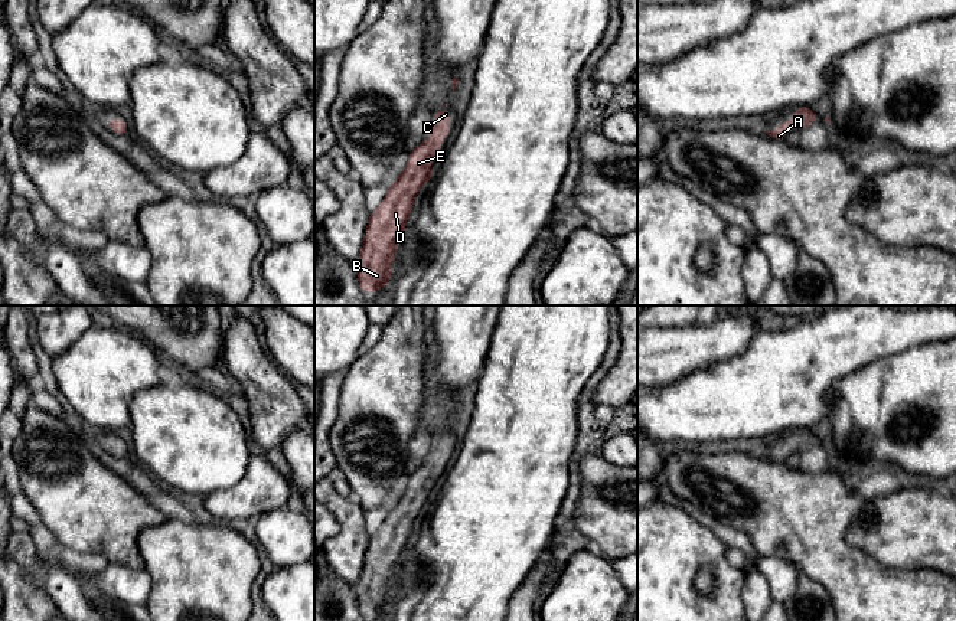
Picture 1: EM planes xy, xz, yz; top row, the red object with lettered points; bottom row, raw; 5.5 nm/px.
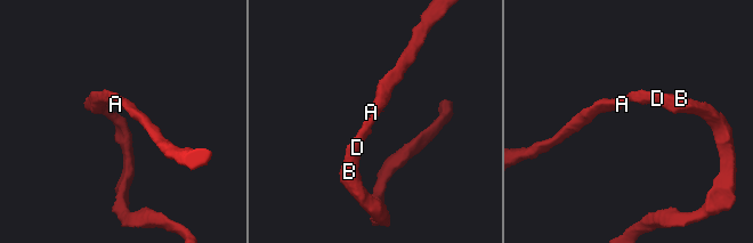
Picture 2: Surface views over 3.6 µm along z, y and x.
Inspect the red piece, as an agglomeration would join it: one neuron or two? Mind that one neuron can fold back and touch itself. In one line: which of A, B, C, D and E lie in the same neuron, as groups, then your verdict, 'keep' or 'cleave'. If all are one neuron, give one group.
A B C D E | keep

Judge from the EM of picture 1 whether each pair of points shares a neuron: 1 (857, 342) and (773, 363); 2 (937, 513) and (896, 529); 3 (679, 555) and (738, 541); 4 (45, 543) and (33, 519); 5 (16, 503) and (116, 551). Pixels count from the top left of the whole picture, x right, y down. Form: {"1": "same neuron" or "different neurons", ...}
{"1": "same neuron", "2": "same neuron", "3": "different neurons", "4": "same neuron", "5": "different neurons"}

